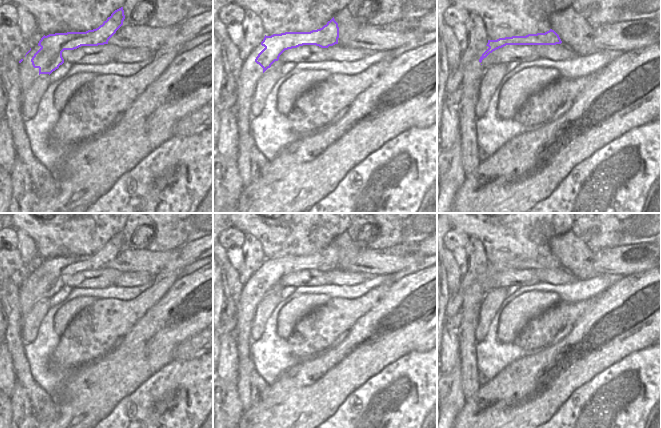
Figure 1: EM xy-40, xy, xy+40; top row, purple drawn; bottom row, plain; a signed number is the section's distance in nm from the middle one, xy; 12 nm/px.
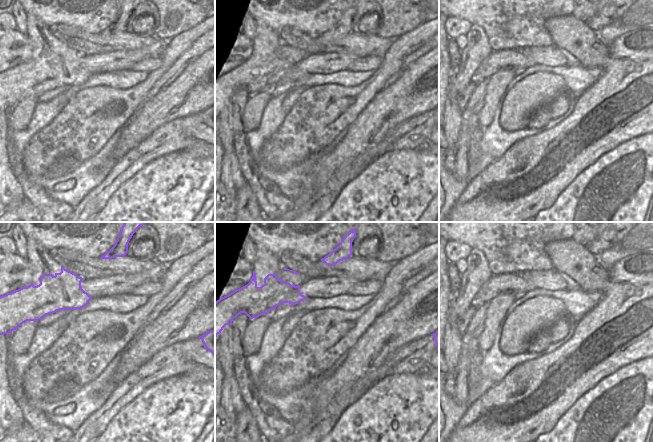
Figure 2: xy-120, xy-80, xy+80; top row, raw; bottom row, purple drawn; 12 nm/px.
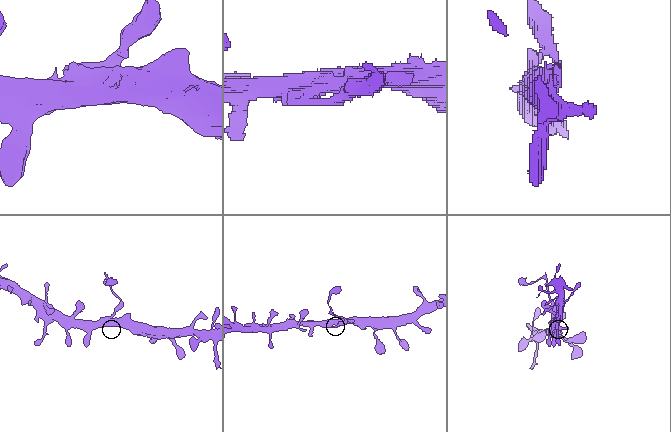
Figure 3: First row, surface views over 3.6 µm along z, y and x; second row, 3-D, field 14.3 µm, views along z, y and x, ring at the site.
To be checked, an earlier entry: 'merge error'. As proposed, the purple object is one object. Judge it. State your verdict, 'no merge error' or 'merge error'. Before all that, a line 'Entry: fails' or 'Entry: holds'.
Entry: holds
merge error

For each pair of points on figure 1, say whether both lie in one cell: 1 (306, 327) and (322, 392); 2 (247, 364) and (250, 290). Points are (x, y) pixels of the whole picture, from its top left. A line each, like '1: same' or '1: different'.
1: different
2: same

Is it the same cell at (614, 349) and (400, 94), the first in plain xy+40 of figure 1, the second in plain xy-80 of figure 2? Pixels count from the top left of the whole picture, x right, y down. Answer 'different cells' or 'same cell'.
same cell

